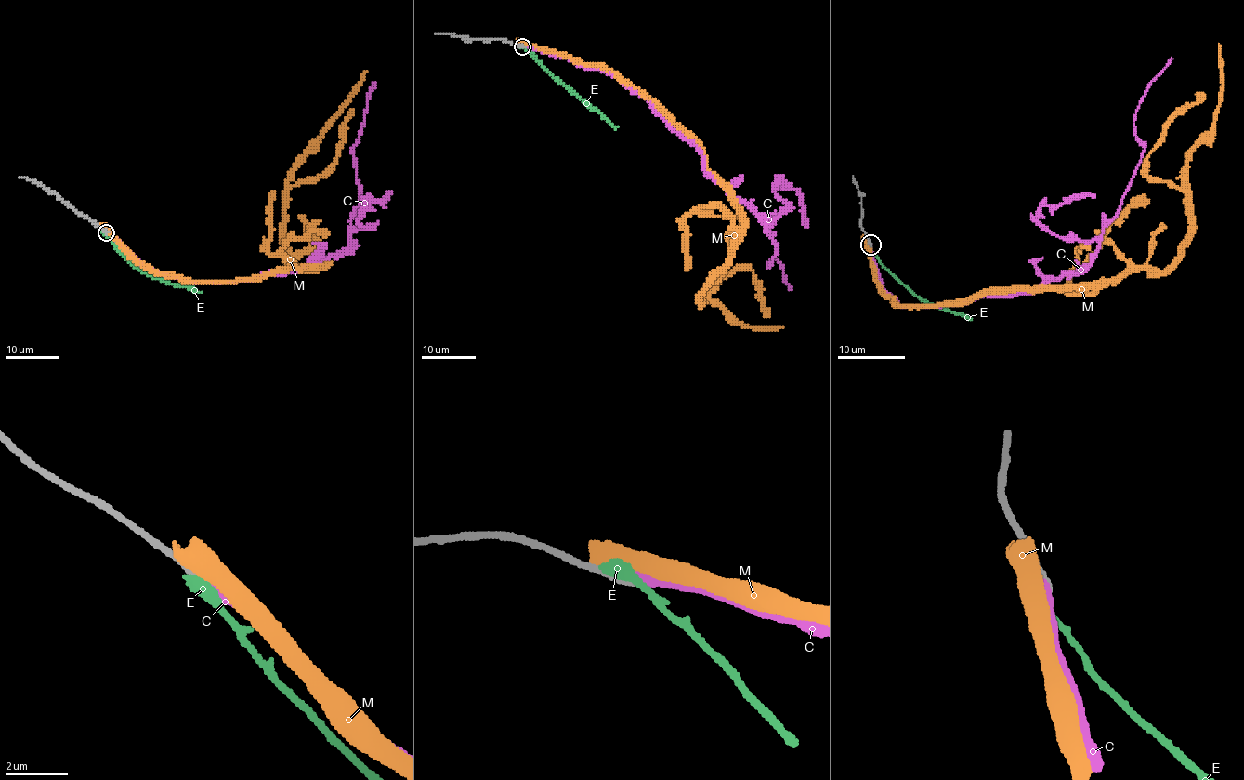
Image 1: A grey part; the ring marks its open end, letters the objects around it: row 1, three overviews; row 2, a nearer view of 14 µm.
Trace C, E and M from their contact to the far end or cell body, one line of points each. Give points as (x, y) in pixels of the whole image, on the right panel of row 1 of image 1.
C: (870, 244), (882, 285), (902, 306), (1026, 294), (1078, 273), (1144, 149), (1135, 112), (1171, 57)
E: (870, 246), (875, 257), (917, 297), (941, 310), (962, 312), (970, 320)
M: (868, 244), (880, 285), (902, 304), (968, 304), (1164, 271), (1188, 234), (1188, 152), (1219, 104), (1219, 44)

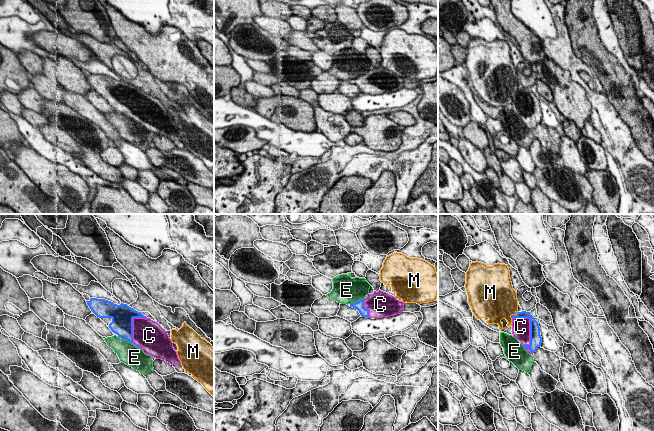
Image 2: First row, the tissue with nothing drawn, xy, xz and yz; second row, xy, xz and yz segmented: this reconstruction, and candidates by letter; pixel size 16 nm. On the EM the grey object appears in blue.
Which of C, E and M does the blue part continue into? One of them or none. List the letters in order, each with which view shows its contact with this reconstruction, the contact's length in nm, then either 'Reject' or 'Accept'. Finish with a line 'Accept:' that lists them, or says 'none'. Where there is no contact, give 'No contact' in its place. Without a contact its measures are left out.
C: Touches blue in yz. Shared border 550 nm. Accept
E: Touches blue in xz. Shared border 240 nm. Reject
M: Touches blue in yz. Shared border 170 nm. Reject
Accept: C

